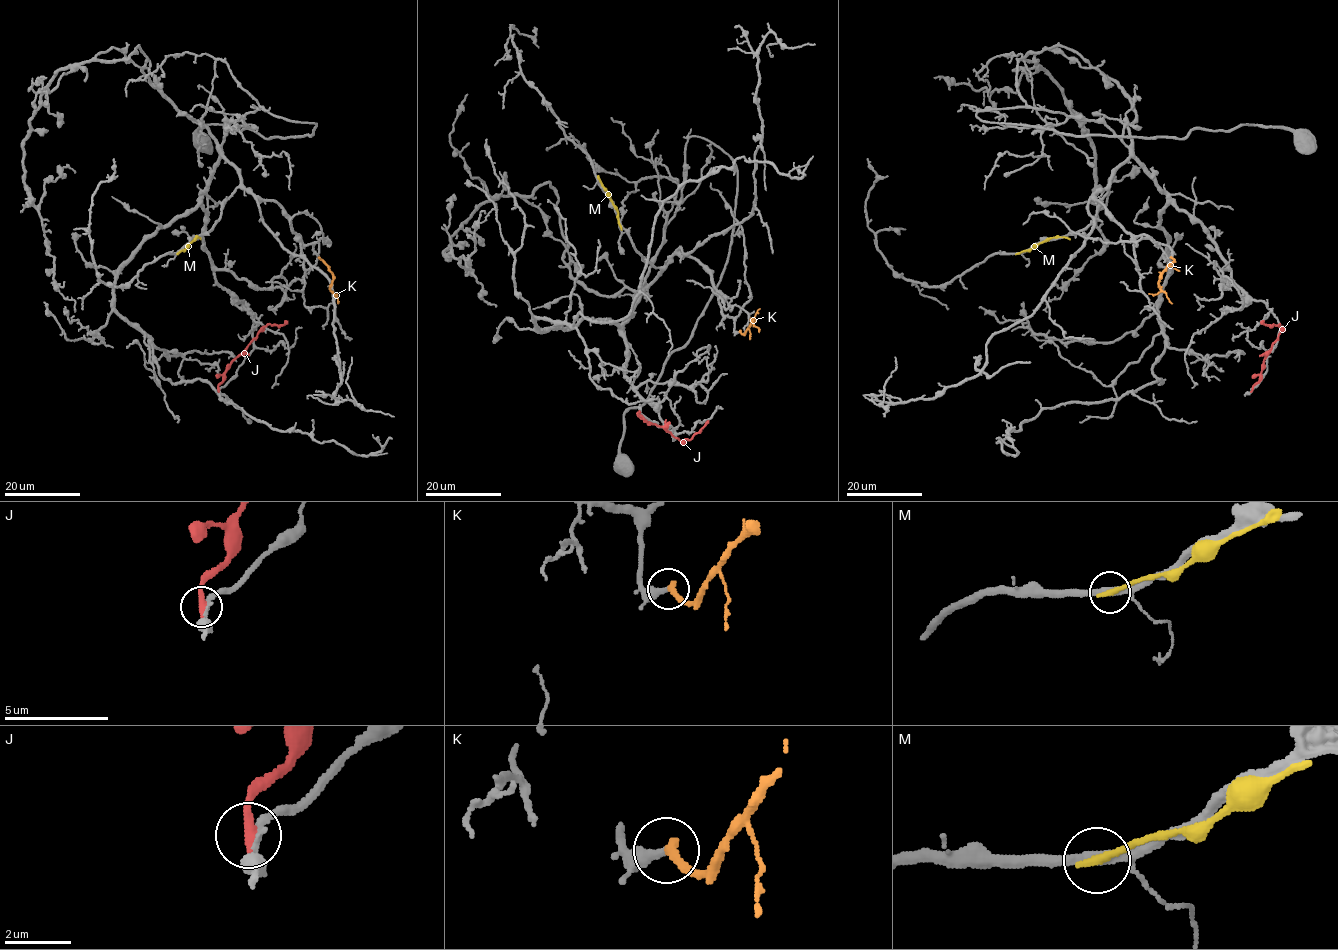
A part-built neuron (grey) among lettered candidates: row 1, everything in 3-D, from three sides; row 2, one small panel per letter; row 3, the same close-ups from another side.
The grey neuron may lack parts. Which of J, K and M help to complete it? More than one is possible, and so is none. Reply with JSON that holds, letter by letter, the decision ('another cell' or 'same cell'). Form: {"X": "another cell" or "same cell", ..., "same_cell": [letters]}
{"J": "another cell", "K": "same cell", "M": "another cell", "same_cell": ["K"]}

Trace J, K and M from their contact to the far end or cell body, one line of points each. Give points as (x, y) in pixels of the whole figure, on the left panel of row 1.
J: (218, 389), (227, 367), (258, 332), (269, 324), (287, 322)
K: (318, 257), (332, 273), (330, 291), (338, 303)
M: (177, 254), (197, 236), (200, 239)

